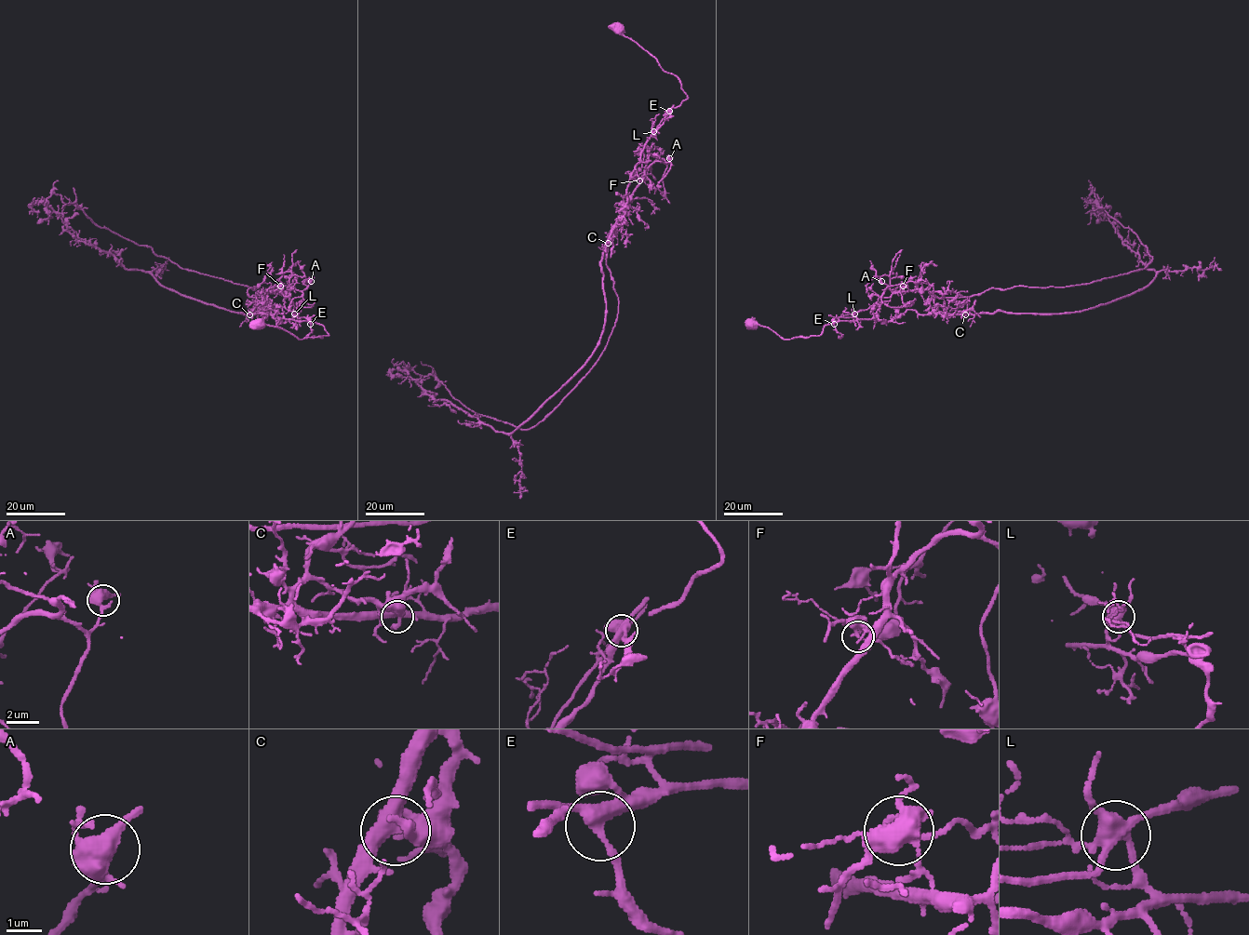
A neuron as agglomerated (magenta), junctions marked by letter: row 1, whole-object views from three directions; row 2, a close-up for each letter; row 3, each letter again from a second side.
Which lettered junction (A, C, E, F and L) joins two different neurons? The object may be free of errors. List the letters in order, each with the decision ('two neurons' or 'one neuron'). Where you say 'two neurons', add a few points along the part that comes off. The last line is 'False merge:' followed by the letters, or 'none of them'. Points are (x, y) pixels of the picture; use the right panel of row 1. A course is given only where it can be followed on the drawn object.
A: one neuron
C: one neuron
E: one neuron
F: one neuron
L: two neurons; foreign part runs (854, 313), (893, 293), (958, 298), (1068, 287), (1151, 260), (1091, 194), (1097, 223)
False merge: L

